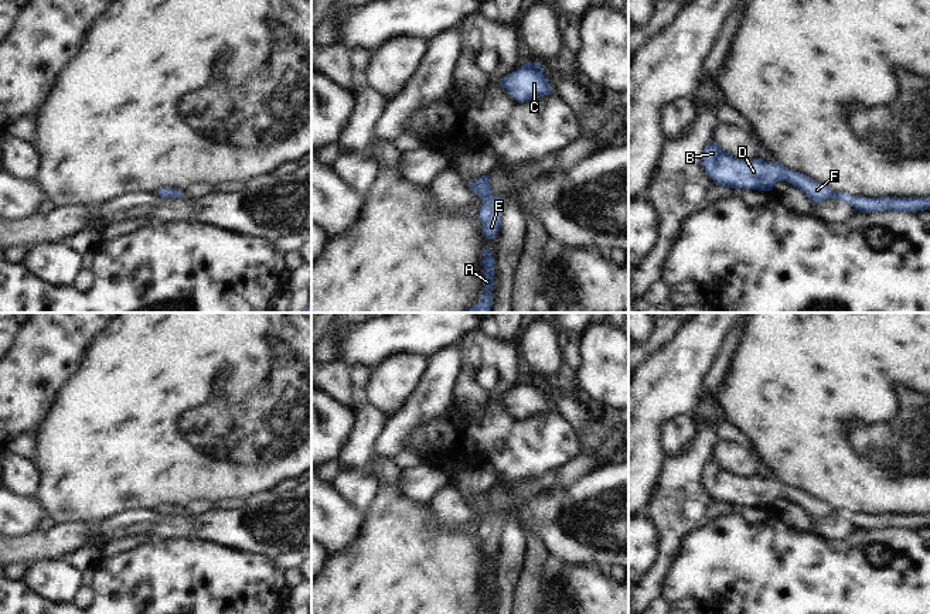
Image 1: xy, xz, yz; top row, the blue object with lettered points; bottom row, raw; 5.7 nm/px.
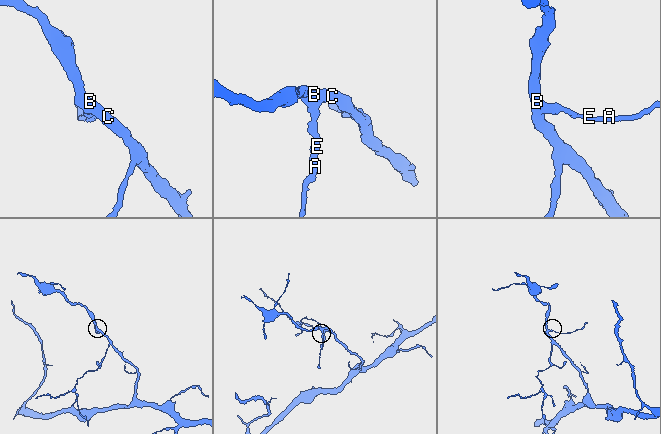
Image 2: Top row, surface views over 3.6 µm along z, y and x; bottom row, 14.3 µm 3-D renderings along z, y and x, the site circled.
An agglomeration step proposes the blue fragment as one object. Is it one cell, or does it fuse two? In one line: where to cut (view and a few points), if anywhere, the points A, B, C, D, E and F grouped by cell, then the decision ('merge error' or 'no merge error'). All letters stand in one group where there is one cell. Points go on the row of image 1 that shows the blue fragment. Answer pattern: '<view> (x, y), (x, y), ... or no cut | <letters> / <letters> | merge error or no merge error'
no cut | A B C D E F | no merge error

